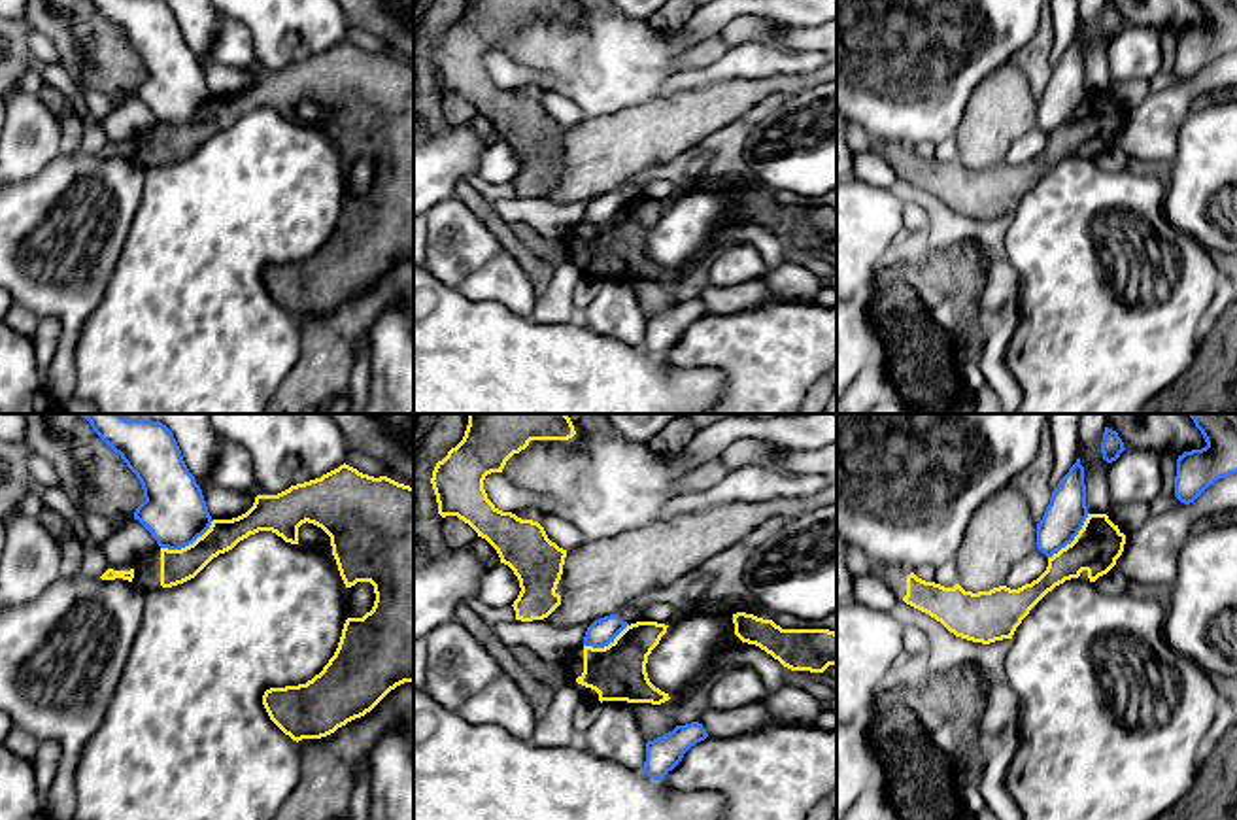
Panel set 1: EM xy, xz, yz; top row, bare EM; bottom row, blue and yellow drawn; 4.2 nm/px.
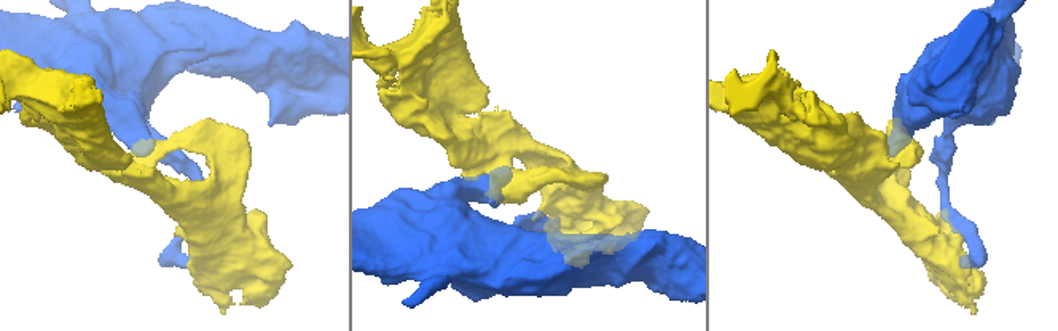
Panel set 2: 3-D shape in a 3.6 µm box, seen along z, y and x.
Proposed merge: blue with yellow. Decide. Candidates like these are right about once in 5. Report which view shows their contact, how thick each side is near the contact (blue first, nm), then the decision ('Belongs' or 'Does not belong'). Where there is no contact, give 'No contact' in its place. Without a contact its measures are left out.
Touches blue in xy. Thickness 280 nm (blue) against 140 nm. Does not belong

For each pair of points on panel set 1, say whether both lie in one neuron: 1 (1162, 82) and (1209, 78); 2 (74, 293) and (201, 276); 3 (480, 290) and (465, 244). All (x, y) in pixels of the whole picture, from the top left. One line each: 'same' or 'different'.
1: different
2: different
3: different

